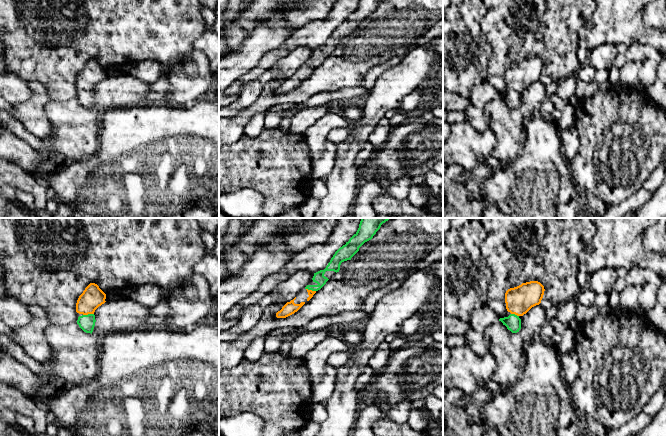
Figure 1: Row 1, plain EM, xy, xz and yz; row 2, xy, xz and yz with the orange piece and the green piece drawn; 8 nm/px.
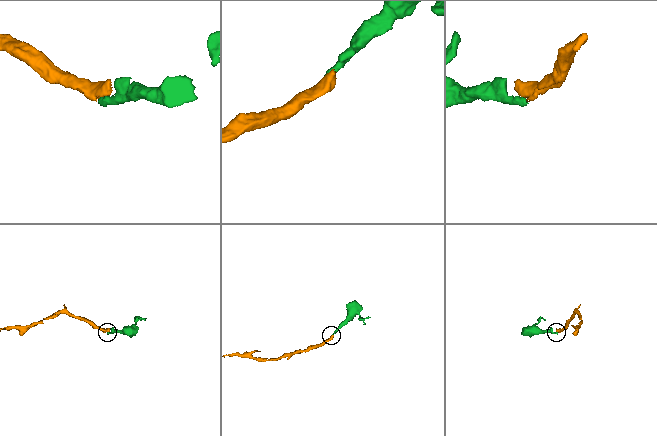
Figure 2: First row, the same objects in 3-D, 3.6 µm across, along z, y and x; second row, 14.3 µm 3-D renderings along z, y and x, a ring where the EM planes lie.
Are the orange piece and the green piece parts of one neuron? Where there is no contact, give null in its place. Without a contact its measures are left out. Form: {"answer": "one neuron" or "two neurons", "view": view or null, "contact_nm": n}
{"answer": "one neuron", "view": "xy", "contact_nm": 90}

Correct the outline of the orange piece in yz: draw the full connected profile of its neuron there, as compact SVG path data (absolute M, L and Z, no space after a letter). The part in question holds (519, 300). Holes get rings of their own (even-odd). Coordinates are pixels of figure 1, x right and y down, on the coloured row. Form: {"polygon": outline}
{"polygon": "M530 281L510 288L505 293L506 309L511 314L508 317L500 318L512 333L521 329L520 316L526 314L532 307L539 305L544 295L544 286L538 281Z"}

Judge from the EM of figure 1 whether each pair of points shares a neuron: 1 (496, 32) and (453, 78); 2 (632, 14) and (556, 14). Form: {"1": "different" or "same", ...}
{"1": "different", "2": "different"}

